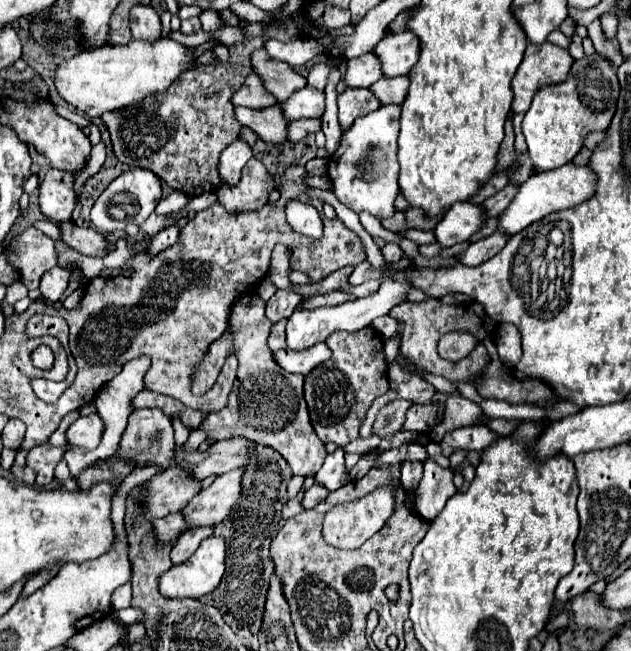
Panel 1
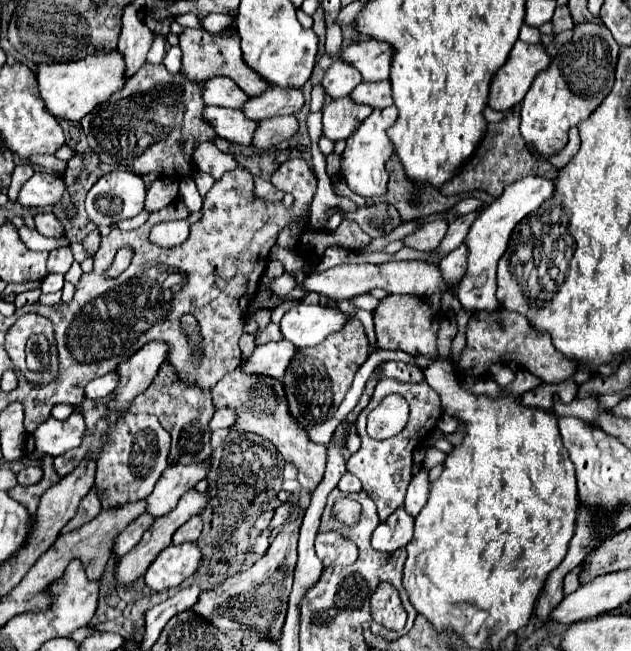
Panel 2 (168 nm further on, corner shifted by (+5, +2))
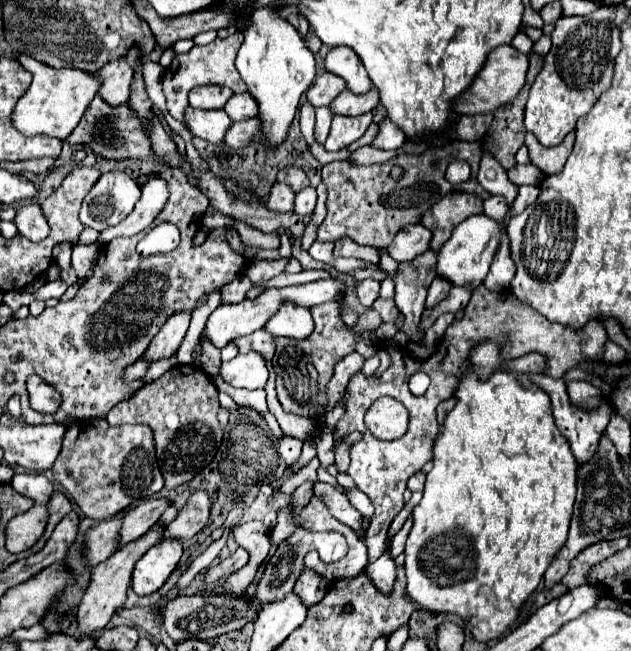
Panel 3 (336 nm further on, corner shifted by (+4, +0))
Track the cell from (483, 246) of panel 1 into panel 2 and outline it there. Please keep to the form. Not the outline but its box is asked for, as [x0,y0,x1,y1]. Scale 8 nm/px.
[439,244,467,284]

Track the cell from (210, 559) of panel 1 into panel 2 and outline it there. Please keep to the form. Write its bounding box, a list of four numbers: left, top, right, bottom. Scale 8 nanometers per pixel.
[143,544,203,592]

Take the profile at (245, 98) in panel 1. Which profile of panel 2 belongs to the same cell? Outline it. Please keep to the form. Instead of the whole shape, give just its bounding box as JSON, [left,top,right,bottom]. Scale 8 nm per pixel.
[203,78,249,108]

